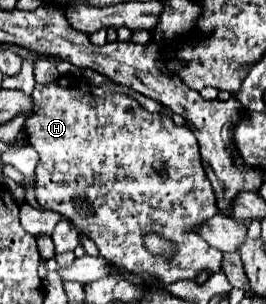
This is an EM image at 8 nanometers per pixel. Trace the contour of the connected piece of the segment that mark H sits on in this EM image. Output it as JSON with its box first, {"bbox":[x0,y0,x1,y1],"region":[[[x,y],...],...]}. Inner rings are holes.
{"bbox":[25,76,223,286],"region":[[[59,76],[47,86],[37,84],[31,96],[35,114],[25,122],[25,130],[33,148],[39,152],[35,198],[41,208],[71,220],[81,234],[97,244],[101,256],[111,266],[123,266],[137,274],[147,272],[163,286],[177,280],[195,280],[203,270],[211,274],[221,270],[223,252],[211,248],[197,234],[197,228],[219,210],[213,188],[203,172],[199,144],[187,126],[175,126],[171,118],[143,110],[131,96],[103,92],[77,76]],[[147,234],[157,234],[167,240],[173,250],[171,258],[147,252]]]}

